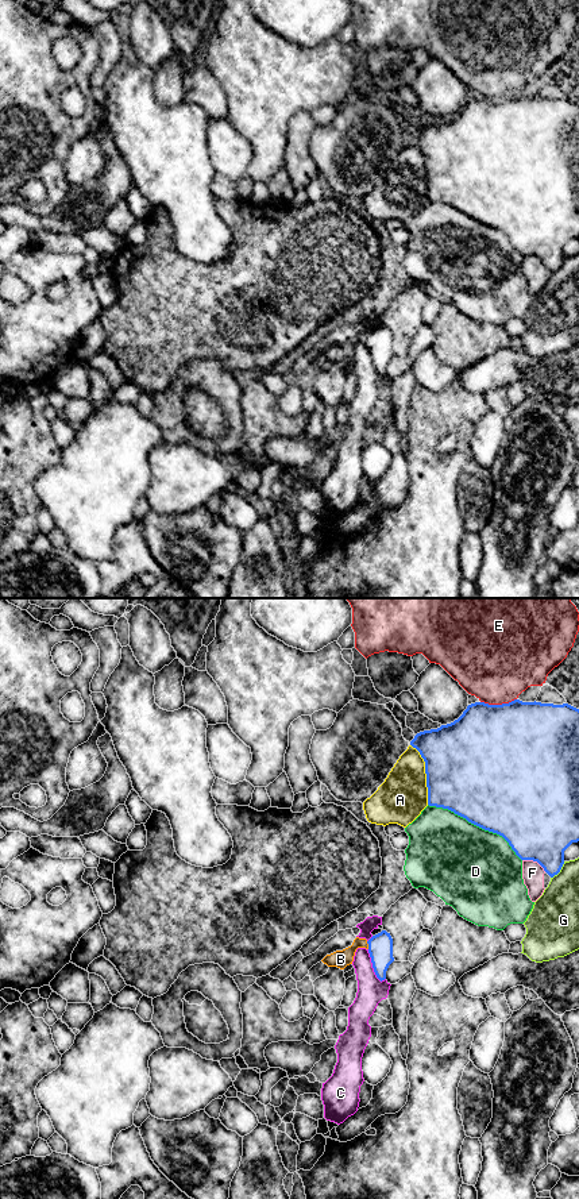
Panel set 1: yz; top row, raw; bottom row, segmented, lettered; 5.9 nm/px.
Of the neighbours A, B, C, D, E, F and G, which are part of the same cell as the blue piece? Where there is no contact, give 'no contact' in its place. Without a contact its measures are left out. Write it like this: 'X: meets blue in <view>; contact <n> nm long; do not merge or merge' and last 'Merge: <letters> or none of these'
A: meets blue in yz; contact 380 nm long; do not merge
B: meets blue in yz; contact 50 nm long; merge
C: meets blue in yz; contact 220 nm long; do not merge
D: meets blue in yz; contact 650 nm long; do not merge
E: meets blue in yz; contact 220 nm long; do not merge
F: meets blue in yz; contact 160 nm long; do not merge
G: meets blue in yz; contact 130 nm long; do not merge
Merge: B

